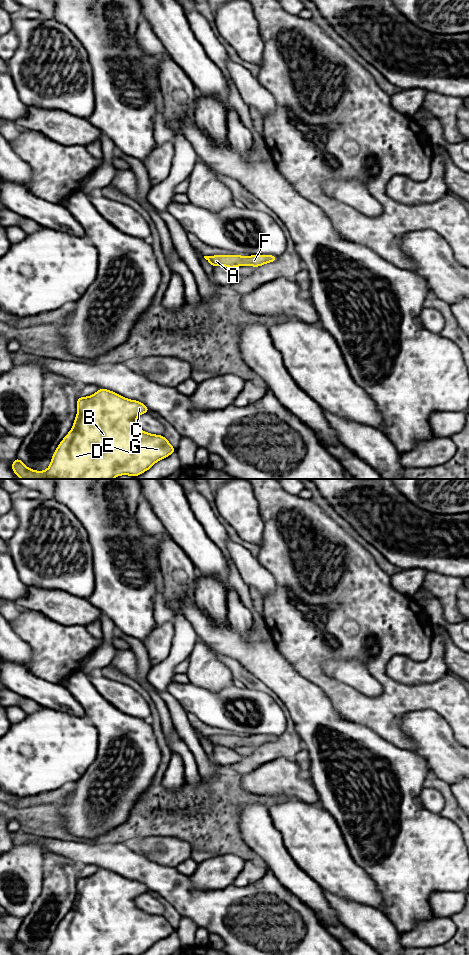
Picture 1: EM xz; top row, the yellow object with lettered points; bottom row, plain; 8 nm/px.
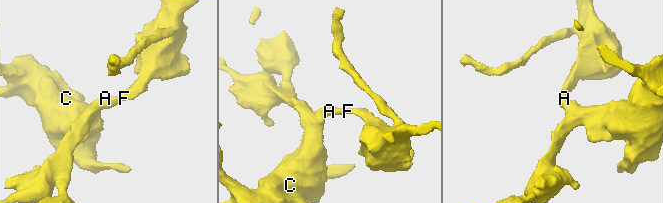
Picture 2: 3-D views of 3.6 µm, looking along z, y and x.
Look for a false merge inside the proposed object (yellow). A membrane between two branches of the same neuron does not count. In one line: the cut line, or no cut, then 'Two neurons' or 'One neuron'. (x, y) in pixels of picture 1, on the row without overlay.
No split. One neuron

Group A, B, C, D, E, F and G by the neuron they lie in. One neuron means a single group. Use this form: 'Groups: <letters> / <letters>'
Groups: A B C D E F G

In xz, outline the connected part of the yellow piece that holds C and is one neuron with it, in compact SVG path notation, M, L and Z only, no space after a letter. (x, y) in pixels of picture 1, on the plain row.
M103 868L88 877L78 877L73 907L59 923L50 946L45 951L35 951L16 938L12 942L12 950L16 955L141 955L156 942L175 932L175 928L163 915L150 914L136 906L138 896L149 891L145 884Z

